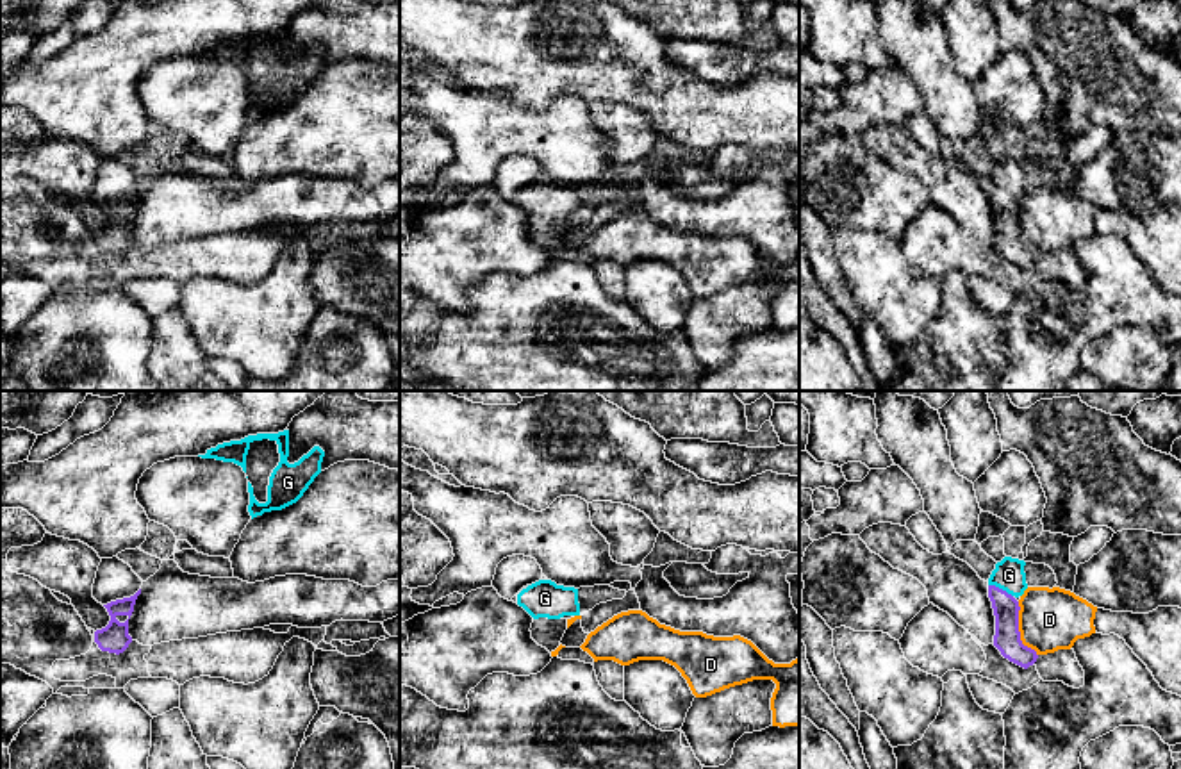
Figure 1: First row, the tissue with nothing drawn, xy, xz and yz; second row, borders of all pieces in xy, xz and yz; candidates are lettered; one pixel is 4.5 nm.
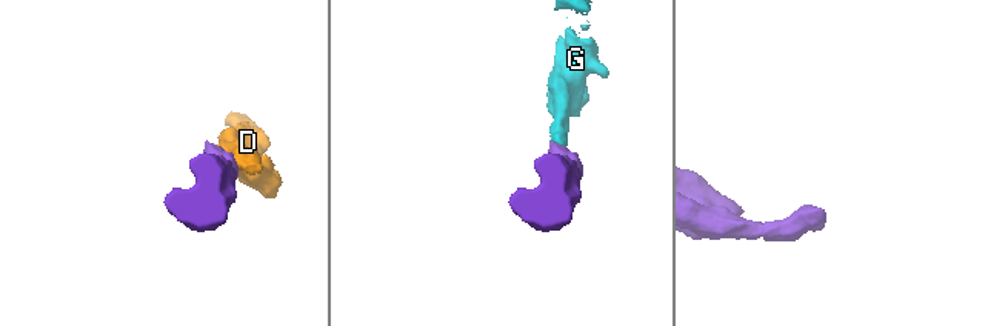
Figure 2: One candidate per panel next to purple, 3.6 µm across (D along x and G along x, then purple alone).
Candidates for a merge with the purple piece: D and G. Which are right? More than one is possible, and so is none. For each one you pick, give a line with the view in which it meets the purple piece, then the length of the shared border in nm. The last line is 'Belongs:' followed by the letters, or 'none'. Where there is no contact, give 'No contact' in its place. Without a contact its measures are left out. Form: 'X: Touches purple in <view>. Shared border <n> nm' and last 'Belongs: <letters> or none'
G: Touches purple in yz. Shared border 130 nm
Belongs: G

